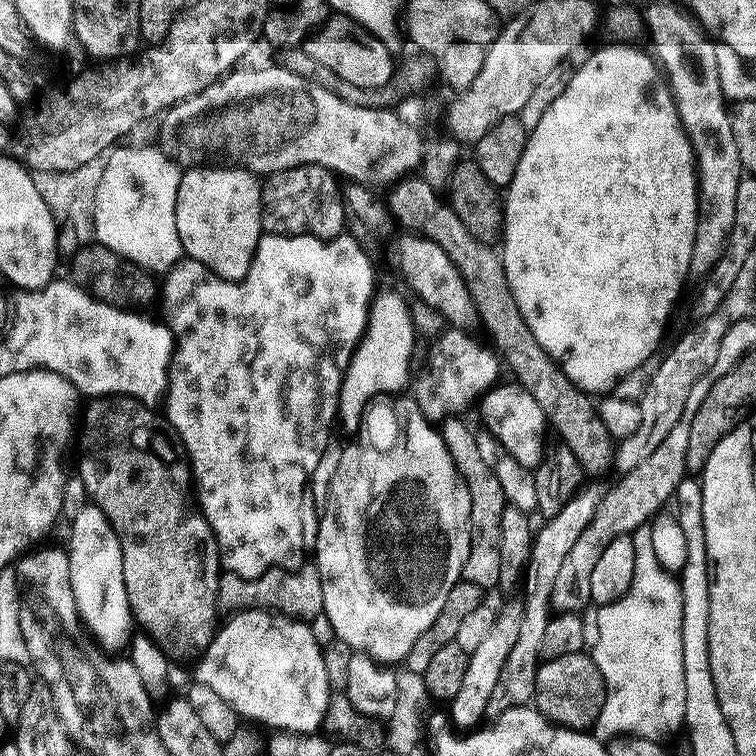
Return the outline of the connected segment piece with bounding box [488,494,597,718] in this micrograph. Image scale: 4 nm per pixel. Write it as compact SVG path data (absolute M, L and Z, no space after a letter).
M578 494L558 515L551 517L544 529L537 531L532 548L532 568L536 570L534 584L530 596L524 603L522 618L522 634L518 634L518 642L514 642L510 655L506 658L506 666L502 666L502 674L498 674L498 682L494 685L494 694L490 694L488 716L495 718L509 712L511 708L528 706L533 703L536 695L536 672L540 669L542 657L542 634L550 619L552 603L552 587L554 578L558 578L558 569L566 562L566 554L570 554L570 546L586 530L590 518L594 518L597 501L587 500L584 494Z

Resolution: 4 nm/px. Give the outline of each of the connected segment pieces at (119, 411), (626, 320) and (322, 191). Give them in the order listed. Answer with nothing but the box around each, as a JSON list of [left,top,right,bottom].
[[78,396,222,661],[502,46,700,394],[262,164,344,240]]

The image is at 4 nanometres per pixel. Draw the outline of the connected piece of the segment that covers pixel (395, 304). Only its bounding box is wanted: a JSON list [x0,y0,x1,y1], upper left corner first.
[338,292,418,434]

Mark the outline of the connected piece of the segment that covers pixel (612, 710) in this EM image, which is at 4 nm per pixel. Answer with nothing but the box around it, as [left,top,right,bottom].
[590,526,686,742]

